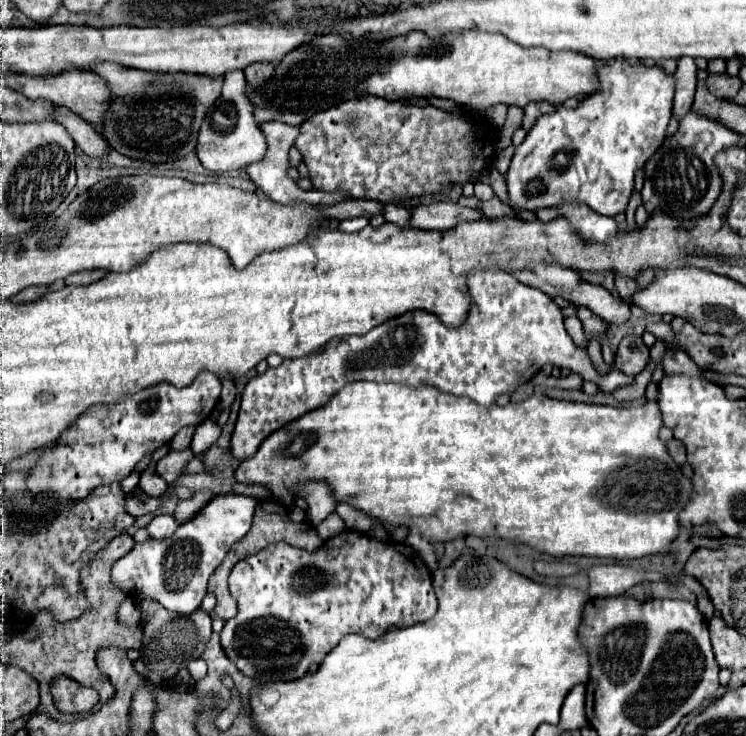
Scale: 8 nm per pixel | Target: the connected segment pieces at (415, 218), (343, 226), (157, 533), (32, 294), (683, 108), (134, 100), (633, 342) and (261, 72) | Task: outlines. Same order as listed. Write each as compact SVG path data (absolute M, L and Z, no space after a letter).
M433 202L419 204L411 208L411 226L423 230L449 230L459 222L473 222L485 218L481 212L473 208L463 208L457 202Z
M347 218L347 220L341 220L337 228L343 232L357 232L357 230L363 230L367 224L369 224L367 218Z
M155 516L149 524L147 524L147 532L149 532L149 538L153 540L163 540L163 538L169 538L175 530L177 530L177 520L173 516Z
M29 286L29 288L21 290L19 294L15 294L15 296L11 298L11 302L15 302L15 304L33 302L33 300L39 300L43 294L47 294L47 286Z
M679 58L675 78L675 98L673 98L673 114L681 120L693 106L695 84L697 84L697 68L693 58Z
M159 74L153 84L147 84L143 94L113 98L103 124L101 134L109 146L123 156L149 160L149 162L173 162L187 156L197 146L199 126L221 94L223 78L193 76L193 74Z
M625 336L615 354L615 368L627 376L637 376L649 362L649 348L641 336Z
M251 64L243 72L245 72L245 78L247 78L247 84L251 88L259 88L273 76L273 66L271 64Z

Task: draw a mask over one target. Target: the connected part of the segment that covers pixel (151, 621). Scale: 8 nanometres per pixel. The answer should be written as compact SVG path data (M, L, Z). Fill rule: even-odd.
M149 600L141 602L141 614L143 614L143 644L139 648L139 660L133 662L133 668L153 684L165 686L189 660L195 660L203 654L205 644L211 638L211 618L203 610L195 610L189 616L175 614L159 604L153 606L153 602Z

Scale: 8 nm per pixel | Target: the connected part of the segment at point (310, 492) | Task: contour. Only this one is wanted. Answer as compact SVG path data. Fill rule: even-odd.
M317 482L303 484L299 488L299 496L309 502L307 518L313 526L317 526L321 520L325 520L335 510L335 504L337 504L333 500L333 494L329 492L327 484L317 484Z

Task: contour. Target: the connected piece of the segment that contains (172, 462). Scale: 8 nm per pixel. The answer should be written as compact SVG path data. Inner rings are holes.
M183 450L183 452L169 452L165 458L161 458L155 466L155 474L161 476L167 484L173 484L179 474L185 470L185 466L189 464L189 460L193 458L191 450Z

